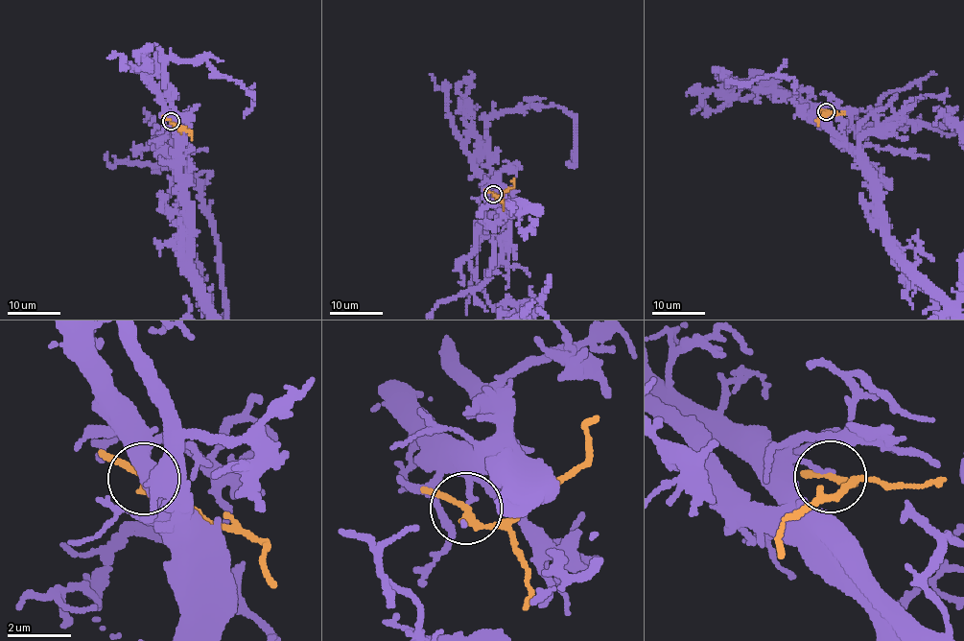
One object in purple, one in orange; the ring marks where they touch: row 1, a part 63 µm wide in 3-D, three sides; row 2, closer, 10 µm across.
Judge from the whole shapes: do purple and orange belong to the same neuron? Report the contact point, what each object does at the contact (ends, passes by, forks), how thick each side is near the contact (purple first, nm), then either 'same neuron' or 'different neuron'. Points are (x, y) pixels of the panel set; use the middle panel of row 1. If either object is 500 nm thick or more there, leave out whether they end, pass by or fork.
place (493, 194); purple ends; orange passes by; calibres 140 and 200 nm; different neuron

